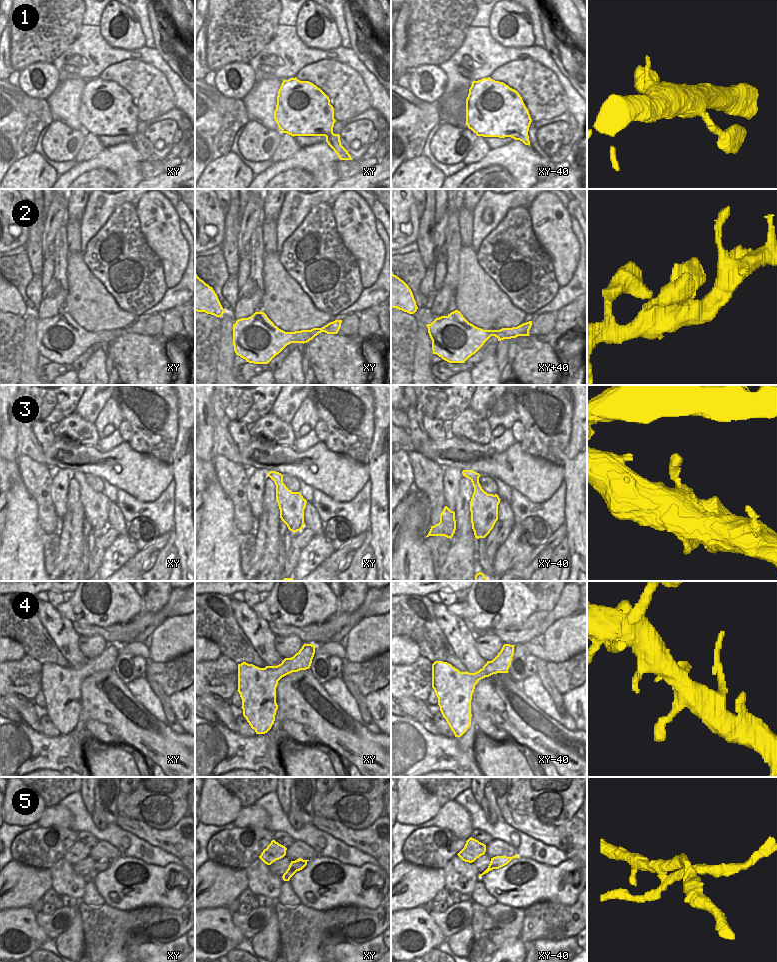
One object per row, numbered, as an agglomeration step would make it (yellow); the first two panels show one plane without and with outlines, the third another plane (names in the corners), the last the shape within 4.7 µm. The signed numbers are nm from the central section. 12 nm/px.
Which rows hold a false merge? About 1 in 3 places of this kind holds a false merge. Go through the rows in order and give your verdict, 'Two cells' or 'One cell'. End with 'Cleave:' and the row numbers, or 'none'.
1: One cell
2: One cell
3: One cell
4: One cell
5: Two cells
Cleave: 5.

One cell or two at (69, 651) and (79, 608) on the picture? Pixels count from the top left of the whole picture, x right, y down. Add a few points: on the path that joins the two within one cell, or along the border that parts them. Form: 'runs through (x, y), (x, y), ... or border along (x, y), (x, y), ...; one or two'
border along (55, 608), (71, 622); two

